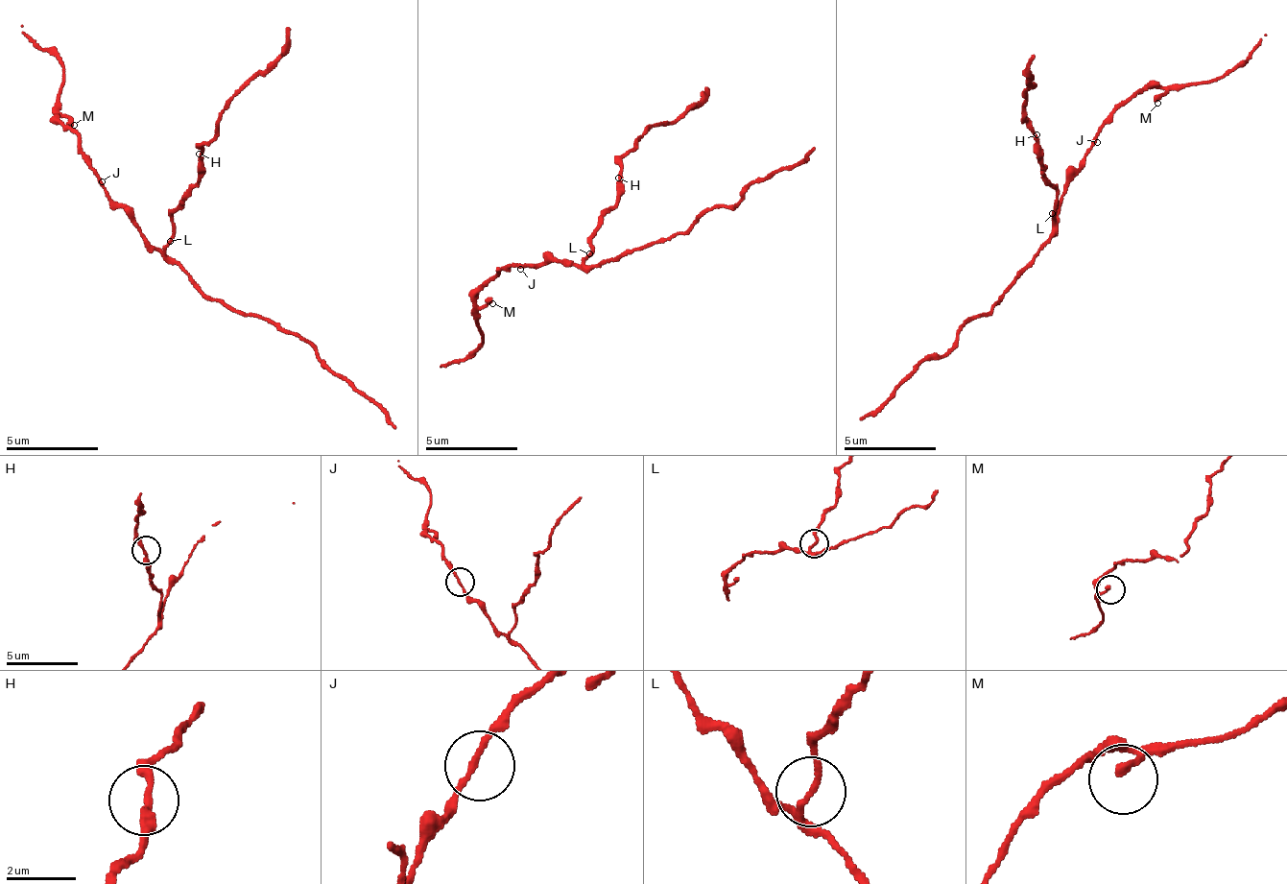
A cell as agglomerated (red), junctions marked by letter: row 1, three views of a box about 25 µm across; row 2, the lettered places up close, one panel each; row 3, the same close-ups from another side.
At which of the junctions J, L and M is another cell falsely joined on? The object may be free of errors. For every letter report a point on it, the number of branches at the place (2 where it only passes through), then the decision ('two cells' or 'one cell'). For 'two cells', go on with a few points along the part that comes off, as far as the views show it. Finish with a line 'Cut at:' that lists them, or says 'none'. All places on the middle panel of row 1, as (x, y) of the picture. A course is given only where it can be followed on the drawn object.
J: place (520, 269); branches 2; one cell
L: place (589, 253); branches 3; one cell
M: place (492, 303); branches 2; one cell
Cut at: none

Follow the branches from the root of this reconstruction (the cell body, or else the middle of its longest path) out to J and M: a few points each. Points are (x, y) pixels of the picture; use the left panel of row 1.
J: (167, 248), (153, 248), (143, 240), (102, 181)
M: (167, 248), (153, 248), (143, 240), (79, 146), (79, 136), (64, 123), (74, 125)

